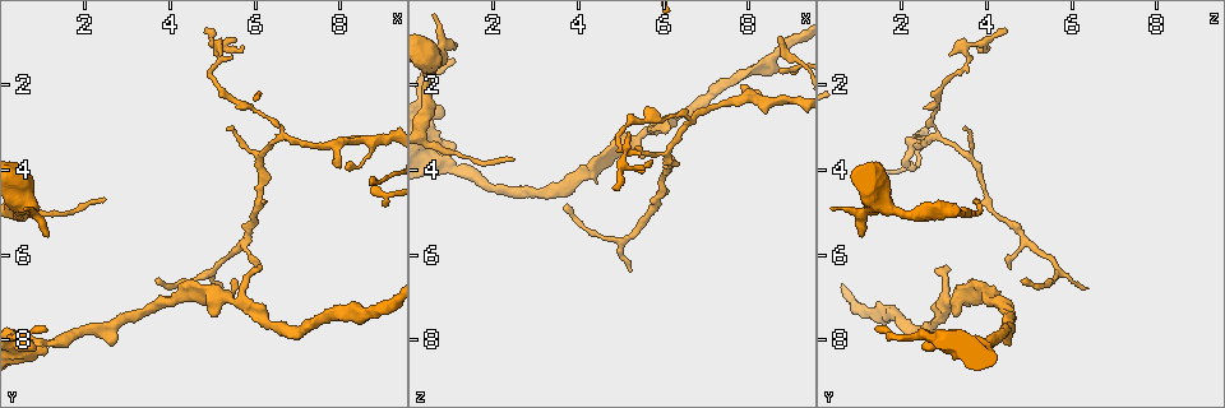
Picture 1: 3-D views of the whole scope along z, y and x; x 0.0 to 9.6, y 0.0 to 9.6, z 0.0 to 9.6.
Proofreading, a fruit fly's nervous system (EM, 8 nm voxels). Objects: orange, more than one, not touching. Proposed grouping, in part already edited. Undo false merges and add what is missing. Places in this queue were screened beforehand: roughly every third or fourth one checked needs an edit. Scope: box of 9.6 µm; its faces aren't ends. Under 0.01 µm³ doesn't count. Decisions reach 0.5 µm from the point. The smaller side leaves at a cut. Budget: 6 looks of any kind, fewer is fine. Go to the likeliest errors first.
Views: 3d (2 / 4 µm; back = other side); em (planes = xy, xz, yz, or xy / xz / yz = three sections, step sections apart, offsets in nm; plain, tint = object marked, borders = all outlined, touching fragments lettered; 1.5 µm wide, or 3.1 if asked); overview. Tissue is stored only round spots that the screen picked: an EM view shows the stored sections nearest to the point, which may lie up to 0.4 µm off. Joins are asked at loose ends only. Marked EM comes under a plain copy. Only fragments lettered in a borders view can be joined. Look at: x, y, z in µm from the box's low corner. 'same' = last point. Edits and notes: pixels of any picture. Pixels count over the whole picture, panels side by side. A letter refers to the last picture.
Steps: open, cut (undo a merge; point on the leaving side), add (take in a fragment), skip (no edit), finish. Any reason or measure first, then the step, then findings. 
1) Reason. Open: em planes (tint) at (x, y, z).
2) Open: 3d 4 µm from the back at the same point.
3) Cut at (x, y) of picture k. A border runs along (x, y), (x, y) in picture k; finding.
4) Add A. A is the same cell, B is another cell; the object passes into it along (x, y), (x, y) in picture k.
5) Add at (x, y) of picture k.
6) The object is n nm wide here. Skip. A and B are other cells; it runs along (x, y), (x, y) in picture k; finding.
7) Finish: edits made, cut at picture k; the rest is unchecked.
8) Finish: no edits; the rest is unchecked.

An open end. Open: em xy step 4 (borders) at (6.20, 6.30, 3.00).

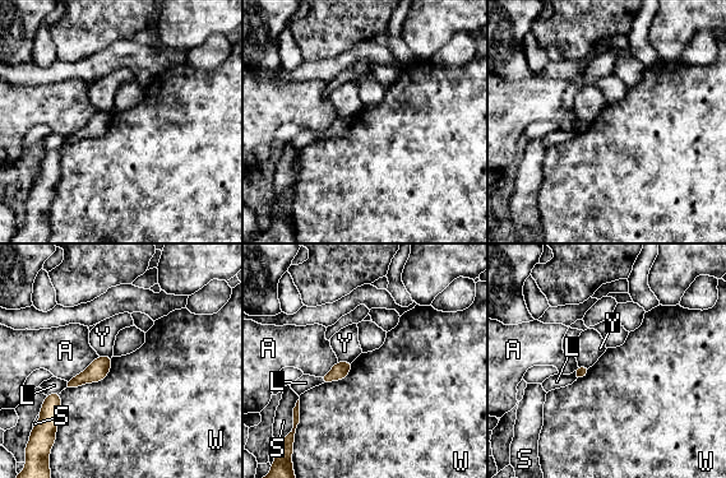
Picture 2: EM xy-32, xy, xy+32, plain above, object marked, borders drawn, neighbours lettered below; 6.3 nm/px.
Open: em planes (borders) at the same point.

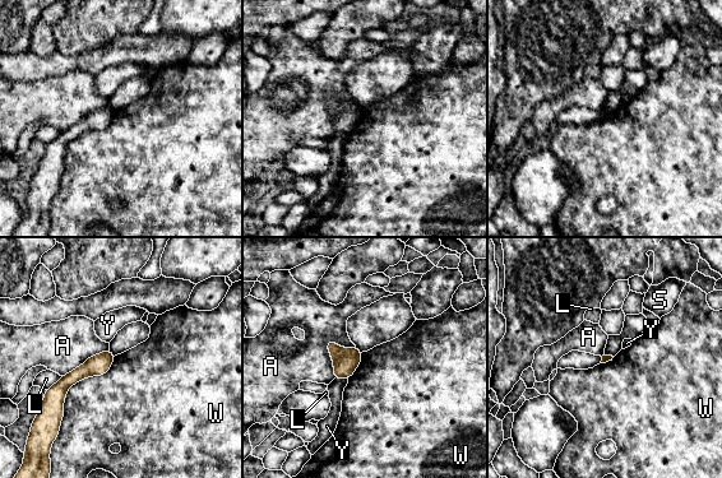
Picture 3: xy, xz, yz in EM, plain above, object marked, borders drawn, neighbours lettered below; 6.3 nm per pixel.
The longest contact is with W, 550 nm. Skip. A, L, S, W and Y are other cells; a border runs along (115, 356), (68, 389), (60, 425) in picture 3; no lettered fragment goes on from it.

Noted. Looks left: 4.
Branch point. Open: em planes (tint) at (7.90, 3.35, 2.25).

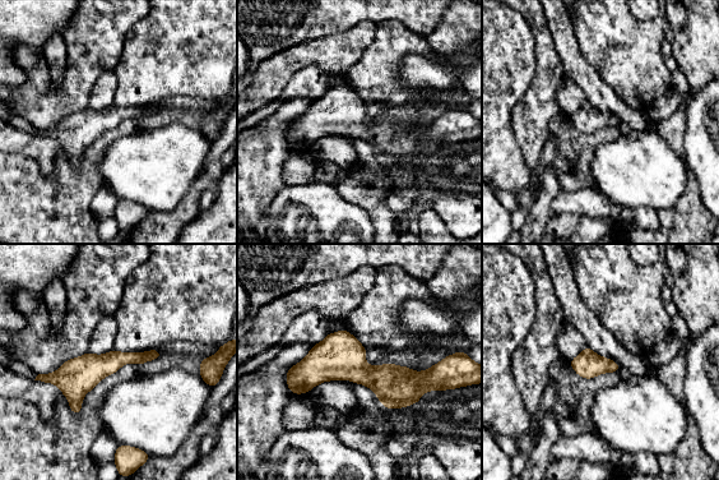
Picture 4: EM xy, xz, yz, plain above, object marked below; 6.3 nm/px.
Open: em planes (borders) at the same point.

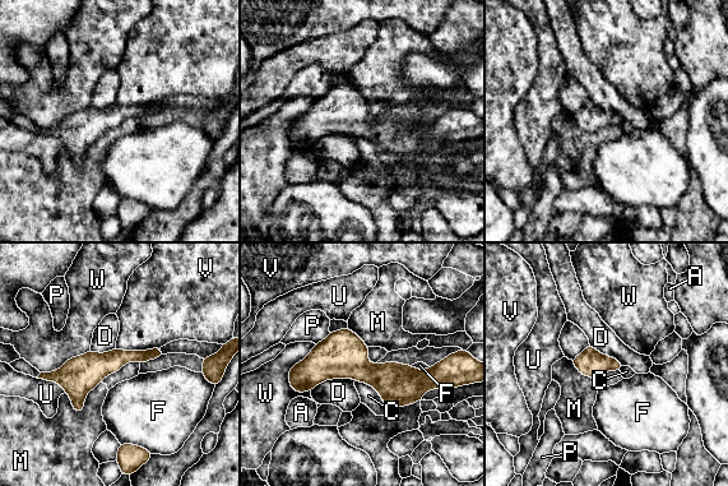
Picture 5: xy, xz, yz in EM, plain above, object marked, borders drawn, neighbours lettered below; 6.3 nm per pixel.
The object is 240 nm wide here. Skip. A, C, D, F, M, P, U, V and W are other cells; it runs along (153, 352), (79, 375), (43, 375) in picture 5; continuous, no second cell.

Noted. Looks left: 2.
Calibre changes. Open: em xy step 8 (tint) at (1.15, 8.05, 3.95).

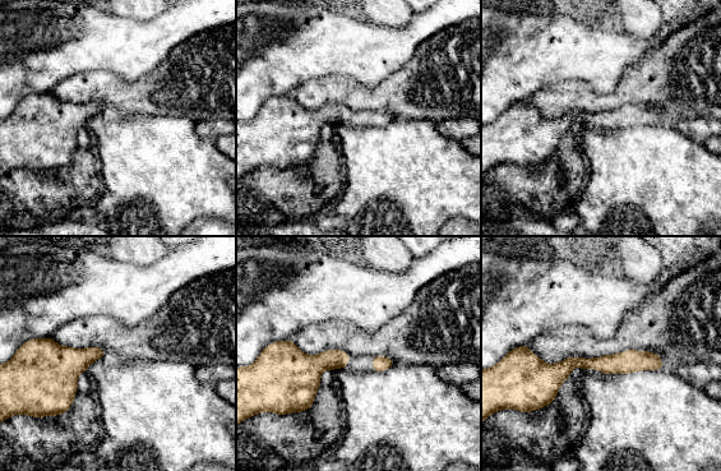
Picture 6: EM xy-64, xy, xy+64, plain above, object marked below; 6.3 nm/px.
Another direction. Open: em planes (borders) at the same point.

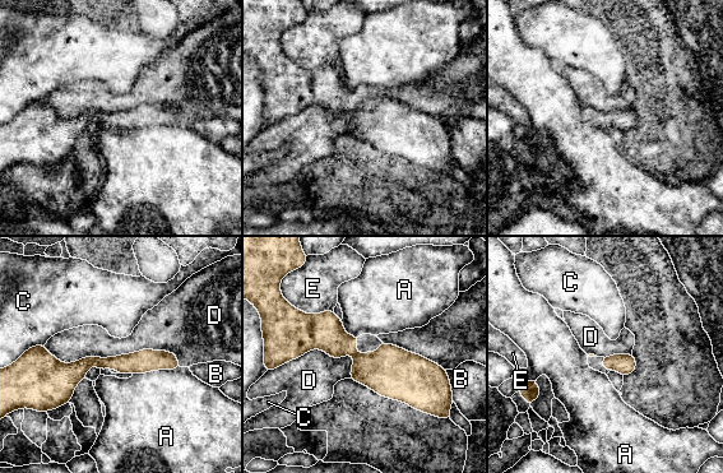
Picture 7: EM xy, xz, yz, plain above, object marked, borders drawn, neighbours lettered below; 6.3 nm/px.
The longest contact is with D, 850 nm. Skip. A, B, C, D and E are other cells; a border runs along (43, 346), (180, 366) in picture 7; all the same cell.

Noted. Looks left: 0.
Finish: no edits; the rest is unchecked.

